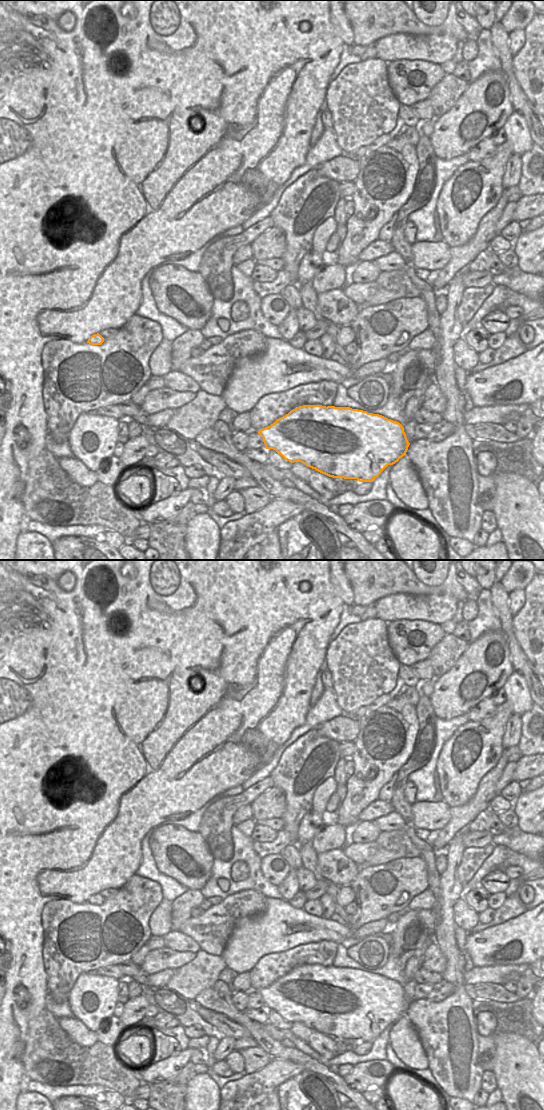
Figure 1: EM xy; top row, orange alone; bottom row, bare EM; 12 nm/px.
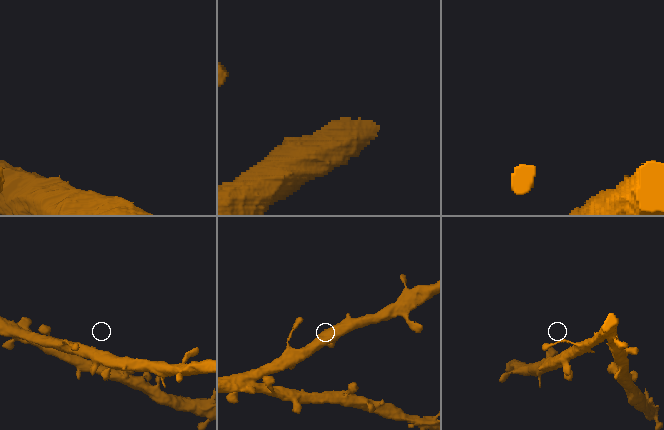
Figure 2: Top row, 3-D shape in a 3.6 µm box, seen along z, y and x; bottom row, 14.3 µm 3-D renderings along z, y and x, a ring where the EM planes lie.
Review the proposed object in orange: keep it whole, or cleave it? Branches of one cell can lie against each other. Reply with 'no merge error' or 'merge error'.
no merge error

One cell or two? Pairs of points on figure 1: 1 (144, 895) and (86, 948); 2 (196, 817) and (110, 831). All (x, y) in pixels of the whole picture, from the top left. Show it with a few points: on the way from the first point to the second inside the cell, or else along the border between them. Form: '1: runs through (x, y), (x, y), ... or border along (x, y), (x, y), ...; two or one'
1: runs through (130, 907), (124, 910), (100, 934); one
2: border along (183, 818), (162, 821), (153, 826), (142, 838); two

